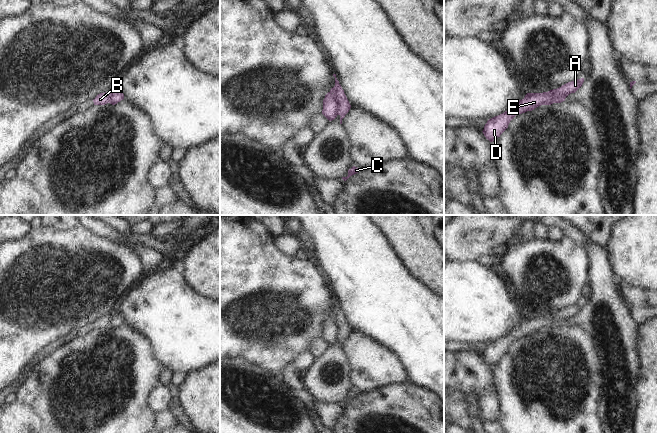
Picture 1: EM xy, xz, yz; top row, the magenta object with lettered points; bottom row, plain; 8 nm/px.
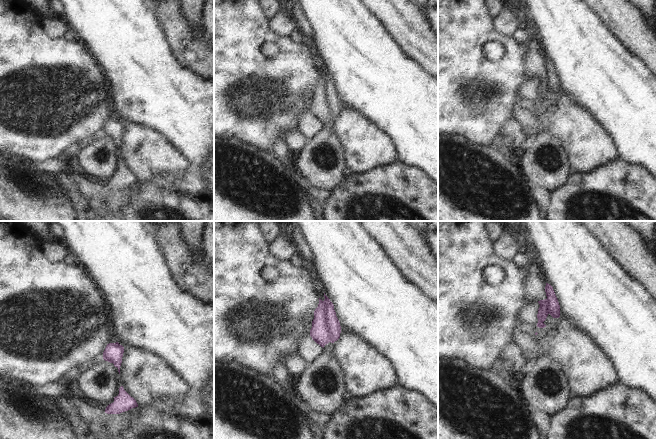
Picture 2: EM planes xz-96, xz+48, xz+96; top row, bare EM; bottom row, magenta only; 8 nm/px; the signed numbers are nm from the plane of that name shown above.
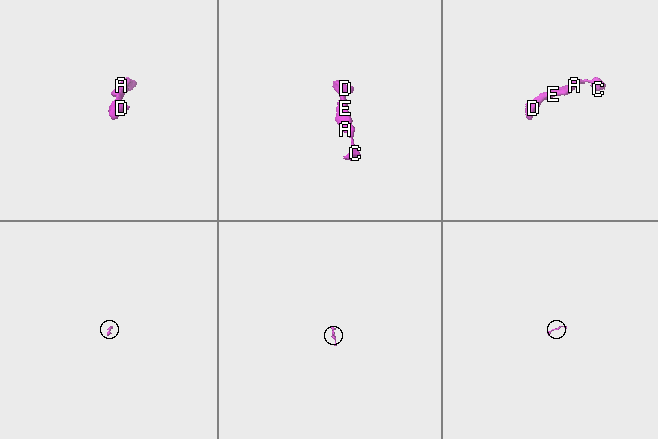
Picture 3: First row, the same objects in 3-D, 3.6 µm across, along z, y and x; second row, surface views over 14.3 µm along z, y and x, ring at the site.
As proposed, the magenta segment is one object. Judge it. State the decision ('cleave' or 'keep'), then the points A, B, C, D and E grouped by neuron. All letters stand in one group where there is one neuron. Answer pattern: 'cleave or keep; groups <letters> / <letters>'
cleave; groups A B C / D E

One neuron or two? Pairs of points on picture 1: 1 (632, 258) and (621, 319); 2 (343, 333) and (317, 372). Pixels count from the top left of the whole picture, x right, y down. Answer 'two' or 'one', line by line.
1: two
2: one

